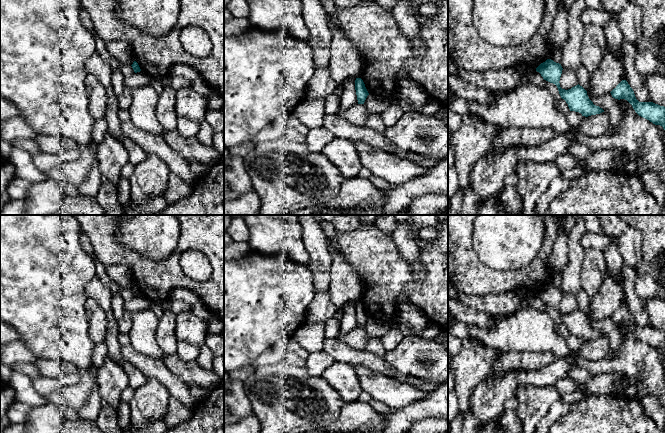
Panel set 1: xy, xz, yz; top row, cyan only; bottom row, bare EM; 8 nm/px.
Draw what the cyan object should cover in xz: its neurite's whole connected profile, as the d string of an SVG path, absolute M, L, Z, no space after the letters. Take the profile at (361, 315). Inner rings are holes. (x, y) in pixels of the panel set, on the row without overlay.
M356 302L355 314L356 314L358 328L364 328L369 317L368 317L367 313L365 311L365 308L361 302Z

